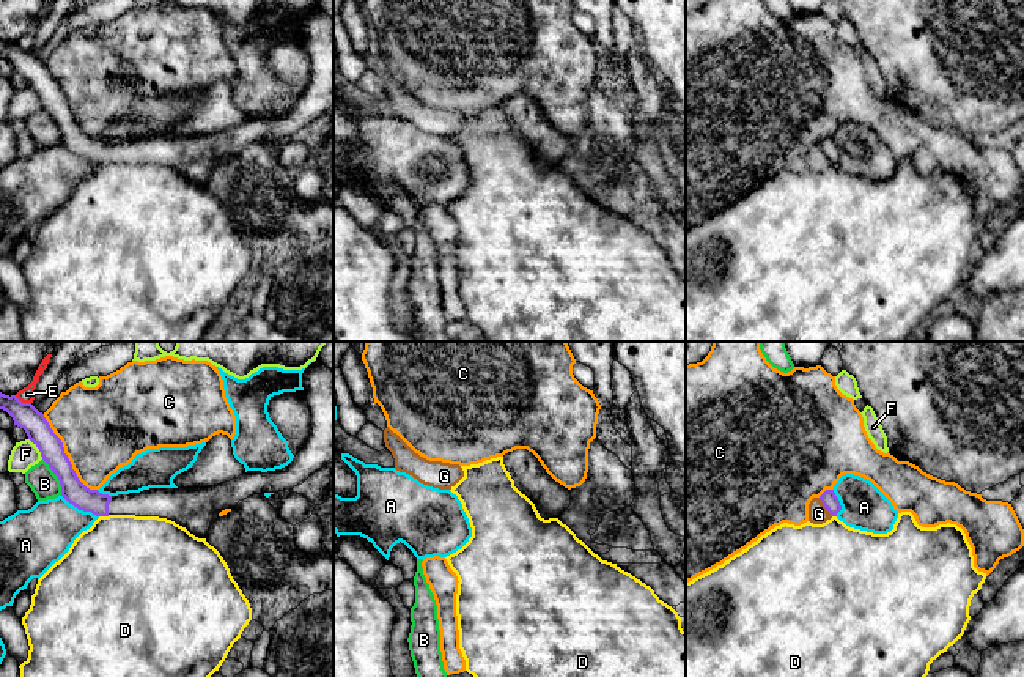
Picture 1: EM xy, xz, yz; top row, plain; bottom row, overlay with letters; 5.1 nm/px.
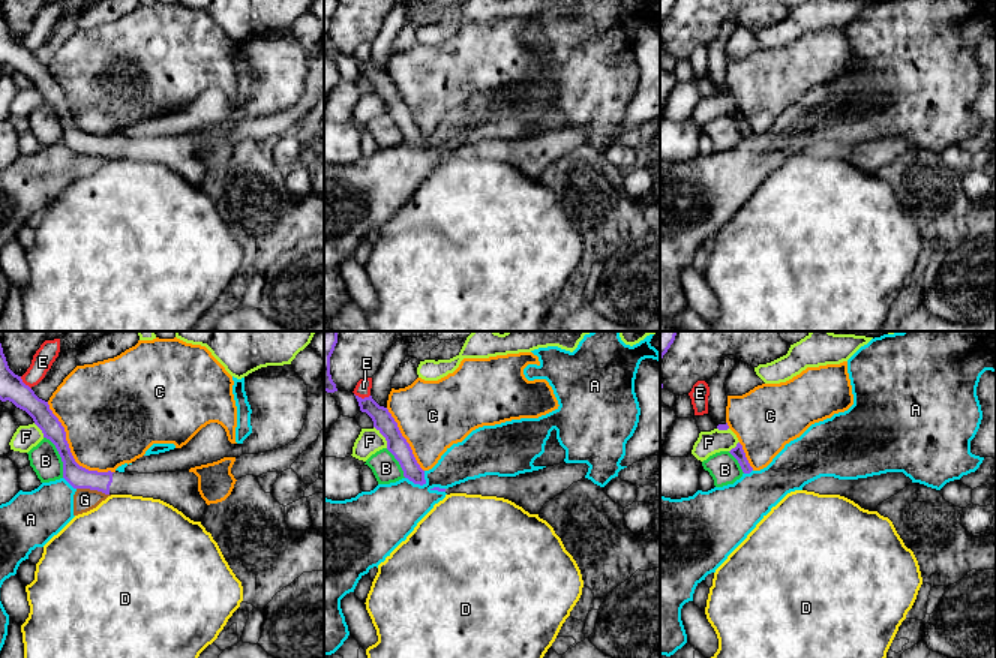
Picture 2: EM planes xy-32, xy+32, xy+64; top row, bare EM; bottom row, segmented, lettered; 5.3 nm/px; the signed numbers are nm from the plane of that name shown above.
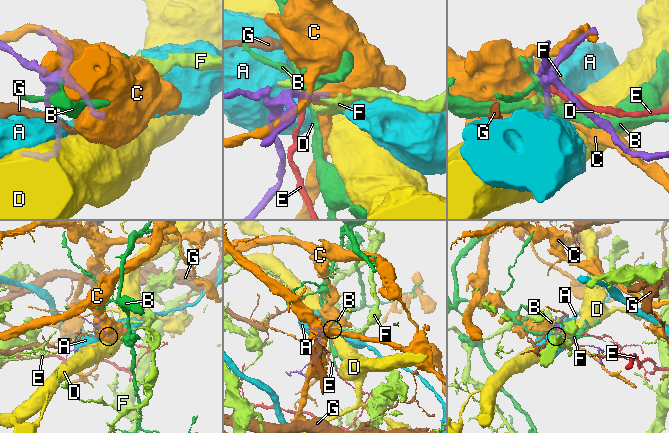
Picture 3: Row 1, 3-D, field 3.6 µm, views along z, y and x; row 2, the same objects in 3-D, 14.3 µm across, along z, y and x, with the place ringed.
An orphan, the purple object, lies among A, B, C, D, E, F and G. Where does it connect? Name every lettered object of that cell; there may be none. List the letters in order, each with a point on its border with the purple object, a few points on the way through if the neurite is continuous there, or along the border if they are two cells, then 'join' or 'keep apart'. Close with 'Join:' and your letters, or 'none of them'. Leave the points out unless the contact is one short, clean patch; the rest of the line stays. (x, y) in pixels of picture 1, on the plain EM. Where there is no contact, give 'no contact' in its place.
A: xy (81, 156) | along xy (62, 142), (79, 156), (90, 158), (98, 164) | keep apart
B: xy (57, 123) | along xy (43, 106), (57, 125), (62, 142) | keep apart
C: xy (66, 103) | keep apart
D: xy (104, 162) | along xy (109, 162), (99, 164) | keep apart
E: xy (21, 49) | along xy (14, 43), (30, 51) | keep apart
F: xy (38, 95) | along xy (29, 85), (43, 106) | keep apart
G: yz (825, 153) | along yz (818, 145), (832, 162) | keep apart
Join: none of them

